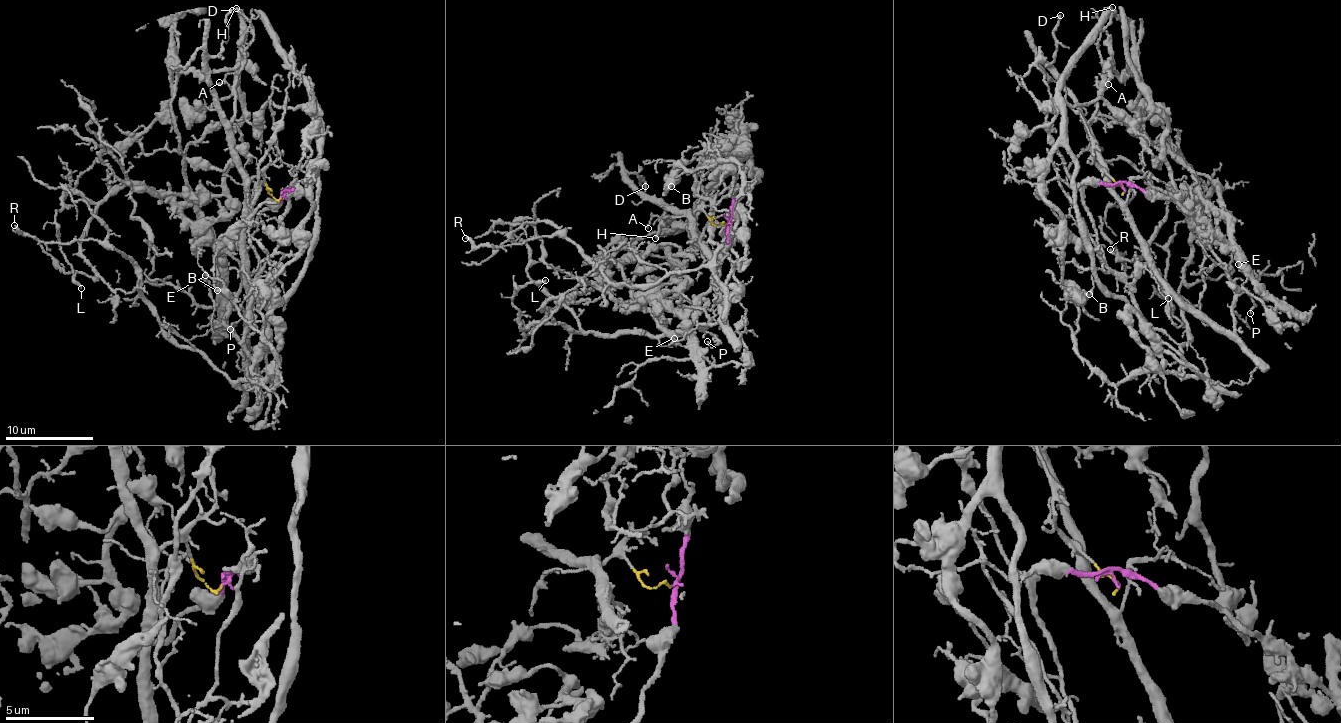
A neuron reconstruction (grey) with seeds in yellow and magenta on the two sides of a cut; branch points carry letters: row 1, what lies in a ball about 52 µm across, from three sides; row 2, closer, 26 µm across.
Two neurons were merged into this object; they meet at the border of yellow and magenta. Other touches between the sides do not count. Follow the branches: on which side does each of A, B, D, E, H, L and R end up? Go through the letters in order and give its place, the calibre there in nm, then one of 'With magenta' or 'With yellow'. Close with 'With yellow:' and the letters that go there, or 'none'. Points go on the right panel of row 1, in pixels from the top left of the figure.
A: Place: (1108, 84). Thickness 90 nm. With yellow
B: Place: (1089, 294). Thickness 160 nm. With magenta
D: Place: (1060, 15). Thickness 280 nm. With yellow
E: Place: (1238, 264). Thickness 100 nm. With magenta
H: Place: (1112, 7). Thickness 190 nm. With yellow
L: Place: (1168, 298). Thickness 200 nm. With magenta
R: Place: (1110, 249). Thickness 240 nm. With magenta
With yellow: A, D, H

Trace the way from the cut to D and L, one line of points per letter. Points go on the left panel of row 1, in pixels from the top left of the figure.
D: (281, 197), (275, 199), (259, 175), (250, 177), (242, 168), (206, 63), (220, 52), (232, 9)
L: (281, 197), (223, 254), (154, 190), (115, 184), (97, 203), (68, 192), (57, 230), (81, 288)

